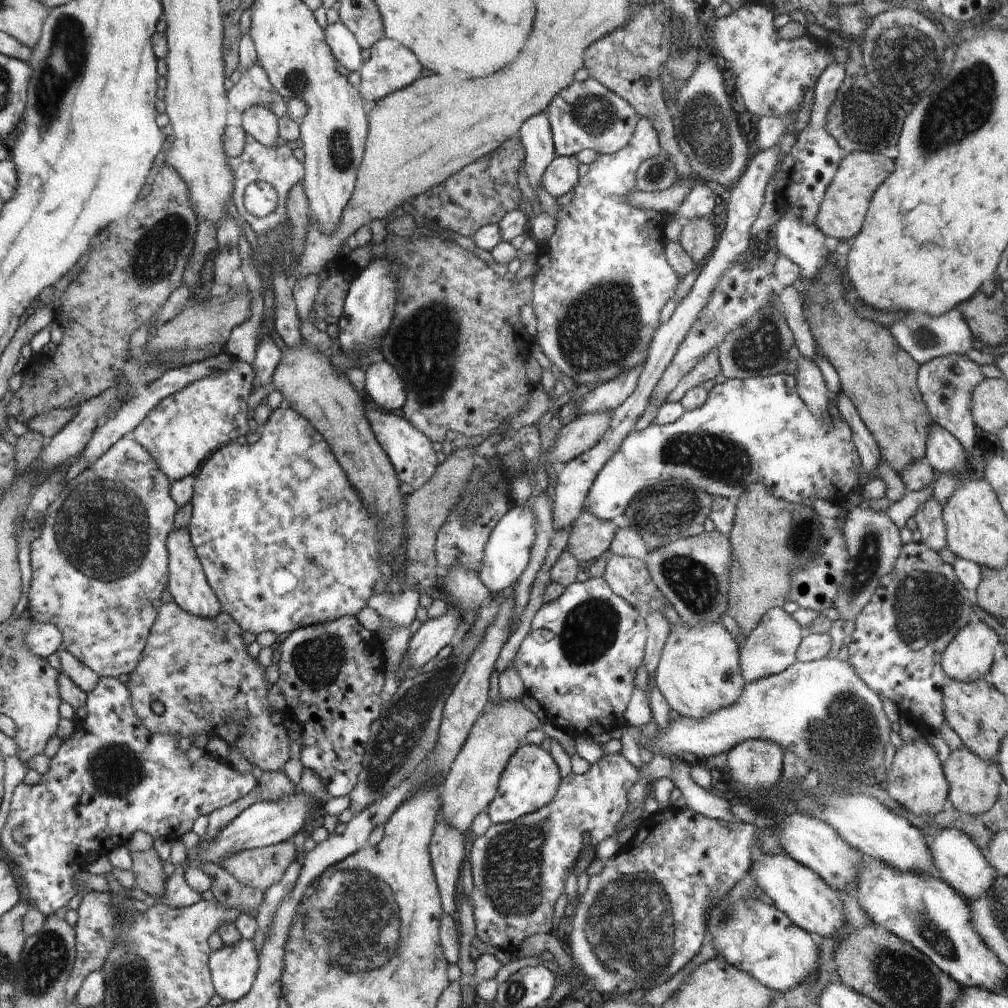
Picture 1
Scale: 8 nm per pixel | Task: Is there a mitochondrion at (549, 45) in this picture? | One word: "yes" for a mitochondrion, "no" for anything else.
no

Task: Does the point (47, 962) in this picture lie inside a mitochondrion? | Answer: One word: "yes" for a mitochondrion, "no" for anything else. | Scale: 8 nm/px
yes

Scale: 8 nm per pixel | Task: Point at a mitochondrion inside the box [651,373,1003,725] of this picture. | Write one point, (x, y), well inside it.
(927, 605)

